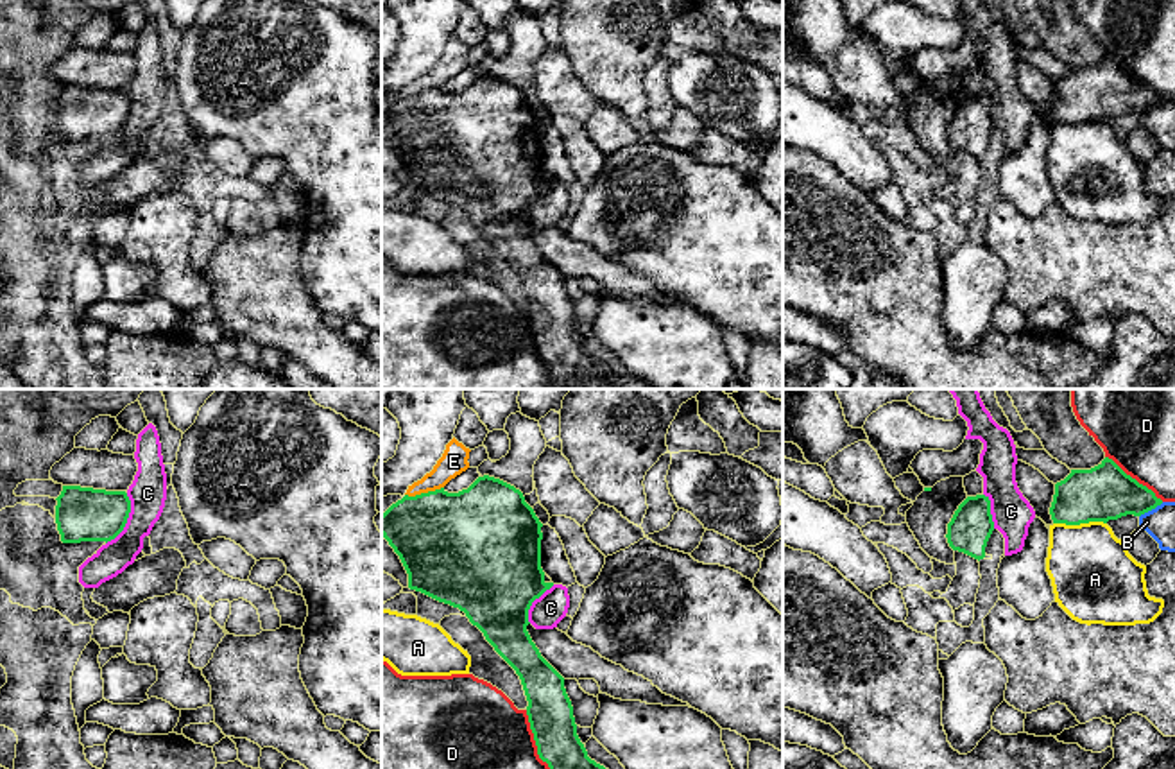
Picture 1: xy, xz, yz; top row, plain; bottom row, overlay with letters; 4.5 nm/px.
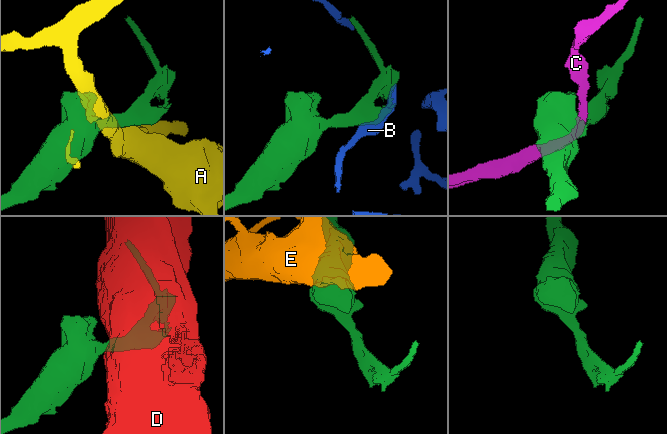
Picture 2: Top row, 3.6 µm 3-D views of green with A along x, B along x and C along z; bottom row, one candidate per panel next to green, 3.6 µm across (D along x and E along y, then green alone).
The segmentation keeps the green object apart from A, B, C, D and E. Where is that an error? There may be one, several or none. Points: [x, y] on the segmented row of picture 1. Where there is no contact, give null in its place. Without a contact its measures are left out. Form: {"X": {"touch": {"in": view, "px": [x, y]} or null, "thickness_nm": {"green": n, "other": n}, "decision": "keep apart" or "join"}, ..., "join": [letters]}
{"A": {"touch": {"in": "yz", "px": [1080, 522]}, "thickness_nm": {"green": 240, "other": 380}, "decision": "keep apart"}, "B": {"touch": {"in": "yz", "px": [1150, 509]}, "thickness_nm": {"green": 240, "other": 140}, "decision": "keep apart"}, "C": {"touch": {"in": "xy", "px": [126, 520]}, "thickness_nm": {"green": 240, "other": 170}, "decision": "keep apart"}, "D": {"touch": {"in": "xz", "px": [534, 739]}, "thickness_nm": {"green": 200, "other": 360}, "decision": "keep apart"}, "E": {"touch": {"in": "xz", "px": [423, 493]}, "thickness_nm": {"green": 440, "other": 120}, "decision": "keep apart"}, "join": []}

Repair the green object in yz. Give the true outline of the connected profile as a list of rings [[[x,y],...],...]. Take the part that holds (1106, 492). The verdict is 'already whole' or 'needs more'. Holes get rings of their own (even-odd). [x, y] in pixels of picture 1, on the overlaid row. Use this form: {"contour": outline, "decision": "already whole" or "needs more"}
{"contour": [[[1105,457],[1091,470],[1071,470],[1055,484],[1050,514],[1053,523],[1107,523],[1127,514],[1141,516],[1161,504],[1152,489]]], "decision": "already whole"}

